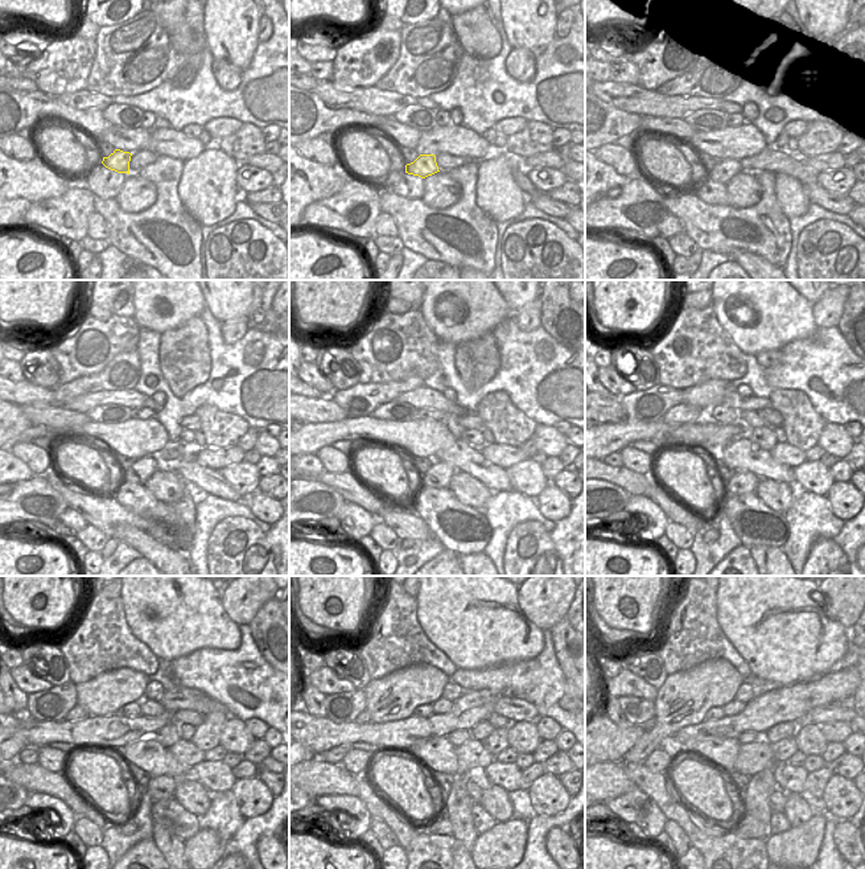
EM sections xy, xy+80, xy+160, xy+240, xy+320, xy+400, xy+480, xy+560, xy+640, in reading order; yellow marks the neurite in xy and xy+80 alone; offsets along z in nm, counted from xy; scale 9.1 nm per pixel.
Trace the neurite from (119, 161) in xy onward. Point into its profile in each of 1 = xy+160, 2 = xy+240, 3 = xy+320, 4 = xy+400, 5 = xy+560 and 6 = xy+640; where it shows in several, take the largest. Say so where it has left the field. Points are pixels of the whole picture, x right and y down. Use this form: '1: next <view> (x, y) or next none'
1: next xy+160 (725, 169)
2: next xy+240 (141, 469)
3: next xy+320 (440, 473)
4: next xy+400 (742, 481)
5: next xy+560 (473, 786)
6: next xy+640 (778, 798)

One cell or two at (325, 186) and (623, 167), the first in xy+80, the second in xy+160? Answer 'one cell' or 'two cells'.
two cells

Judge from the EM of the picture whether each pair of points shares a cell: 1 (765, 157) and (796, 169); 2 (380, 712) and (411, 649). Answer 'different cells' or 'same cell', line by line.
1: same cell
2: different cells

